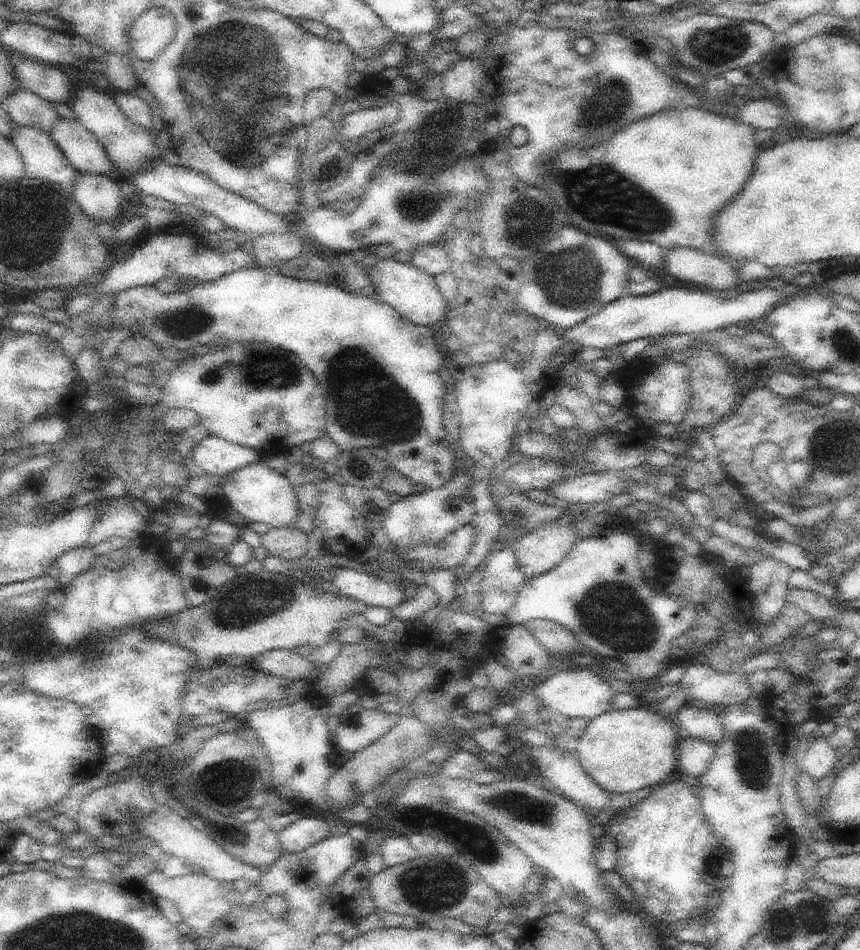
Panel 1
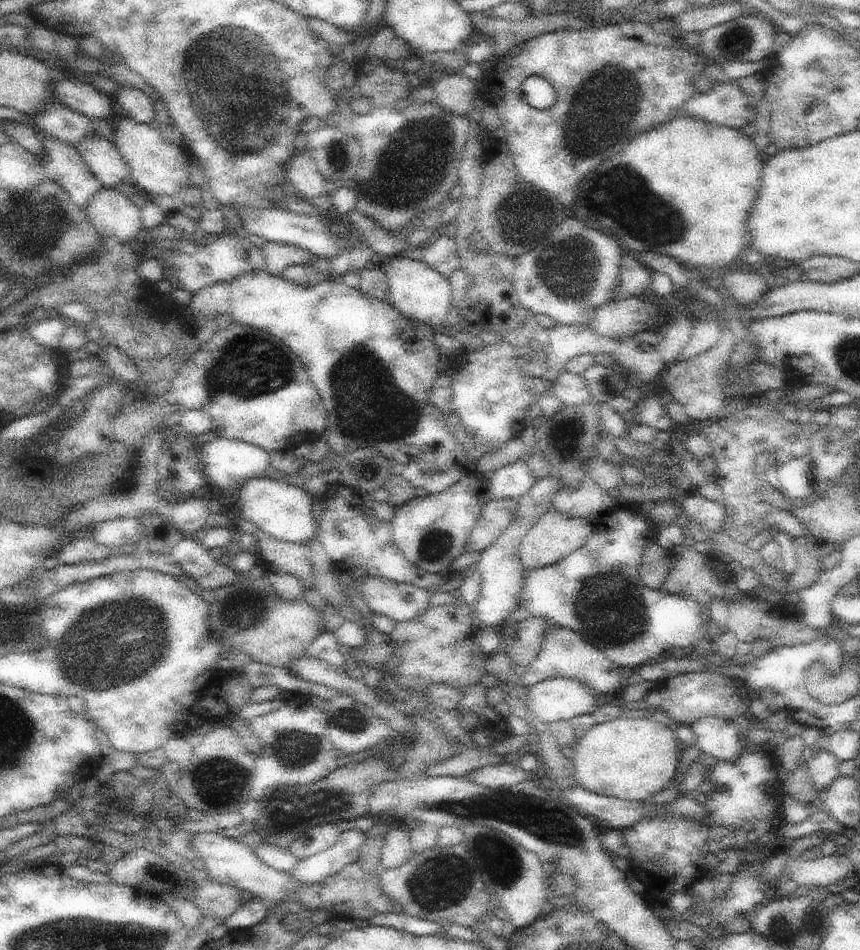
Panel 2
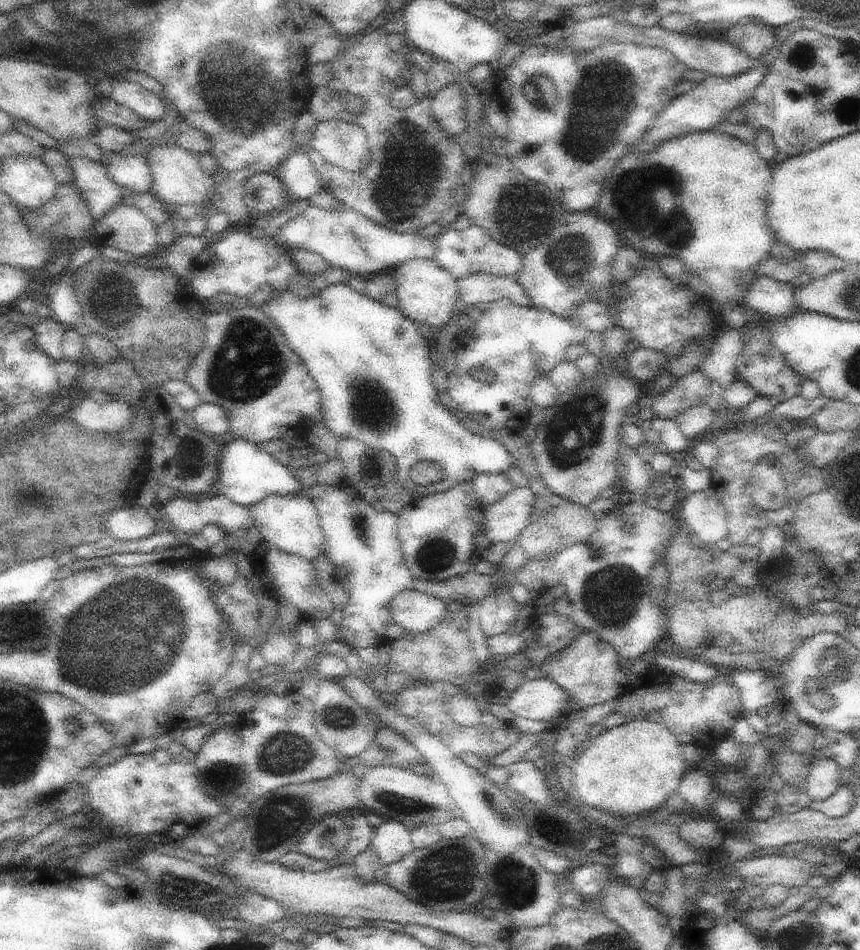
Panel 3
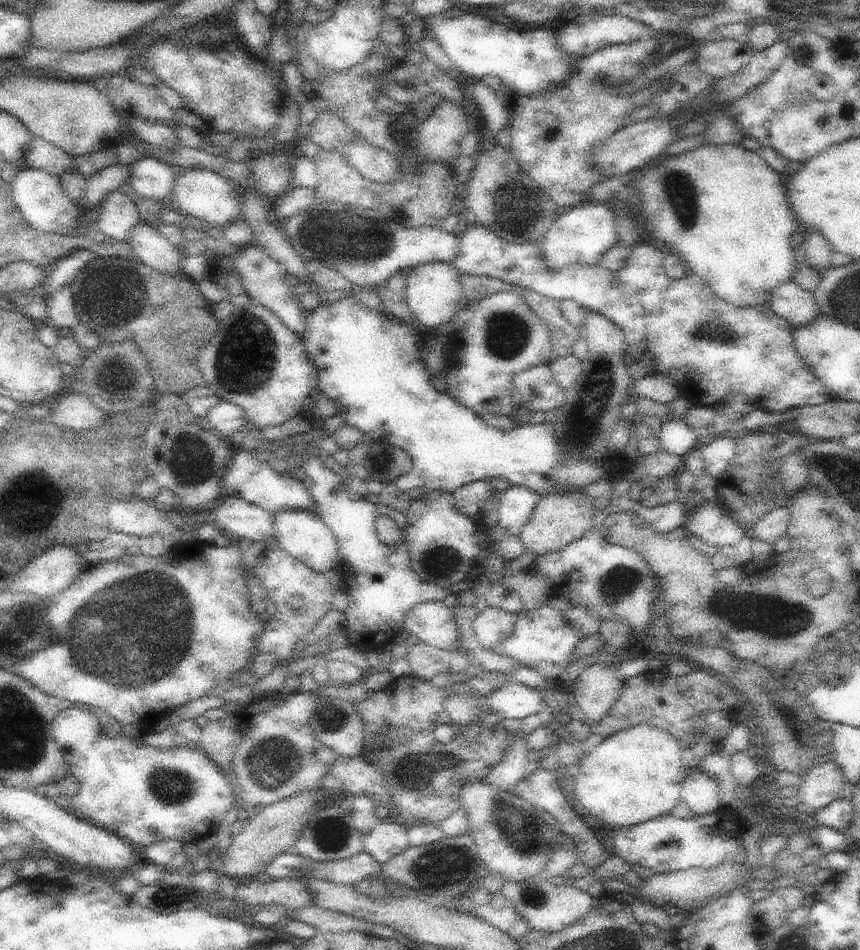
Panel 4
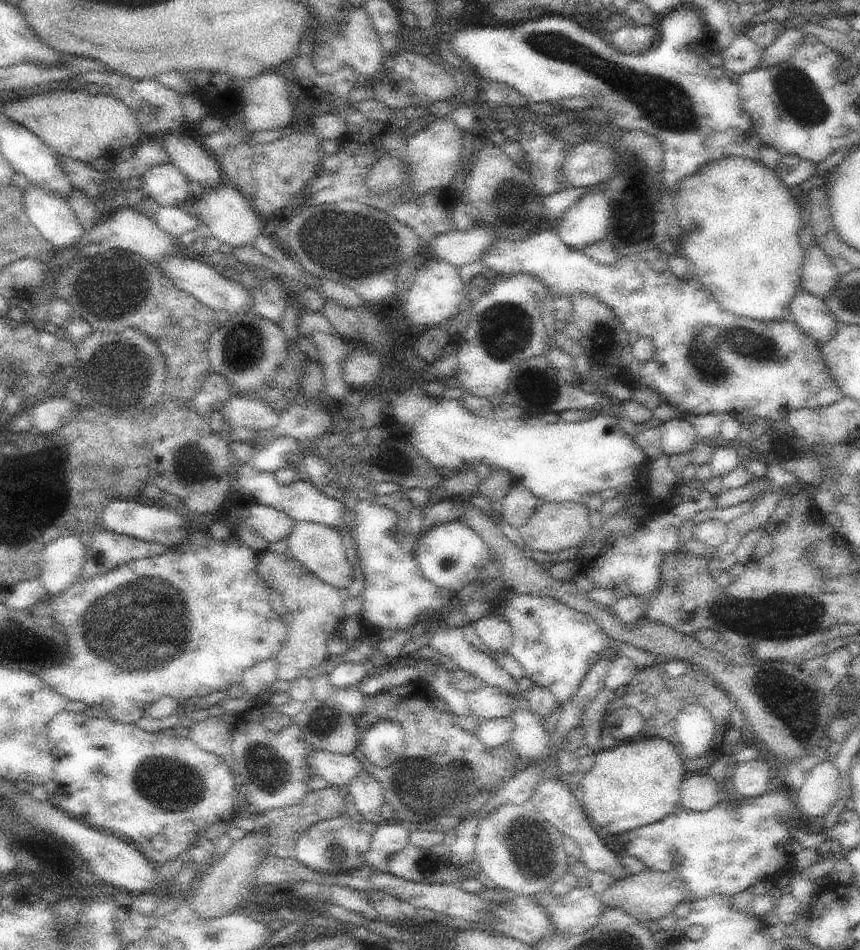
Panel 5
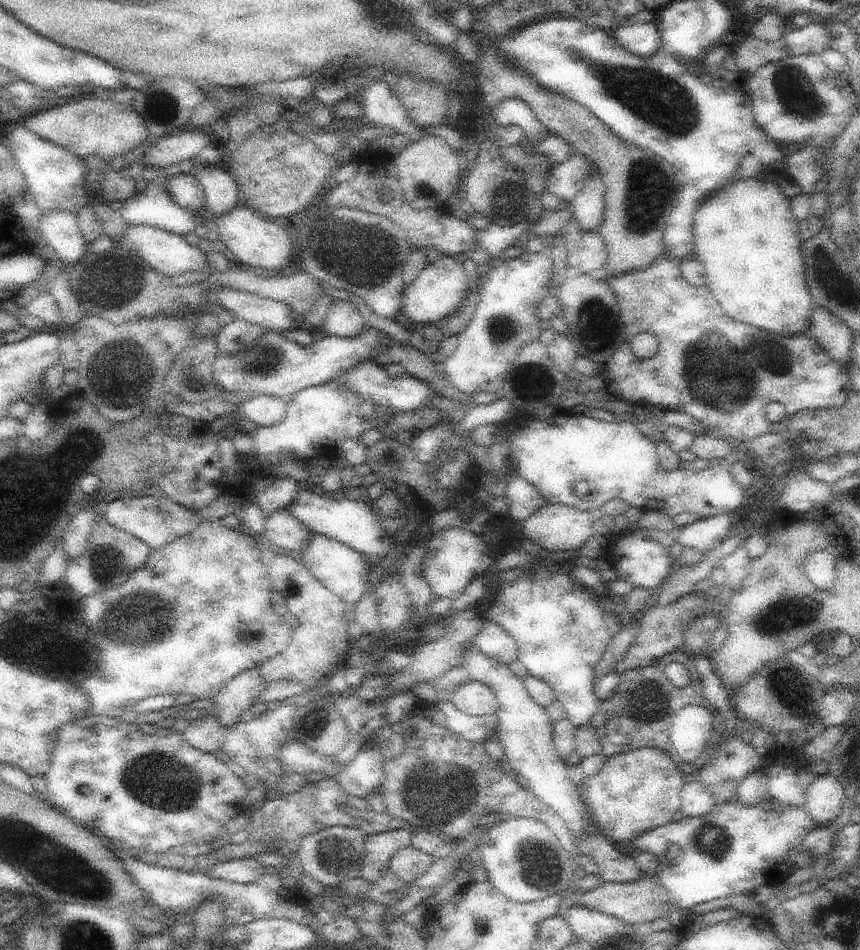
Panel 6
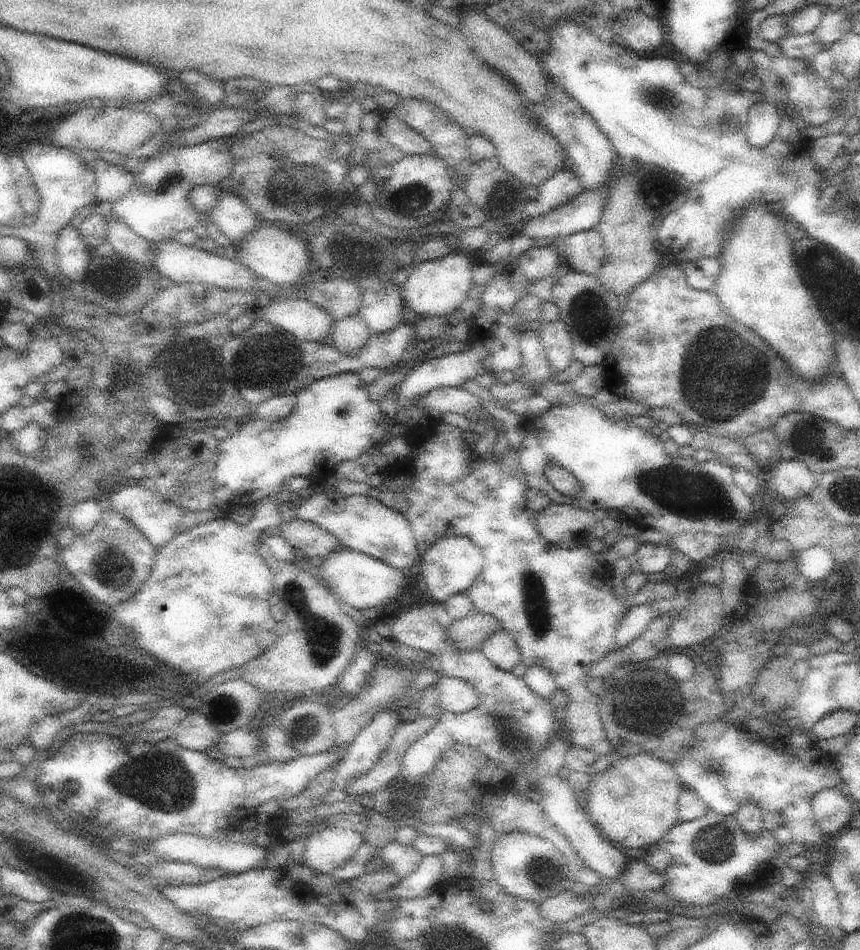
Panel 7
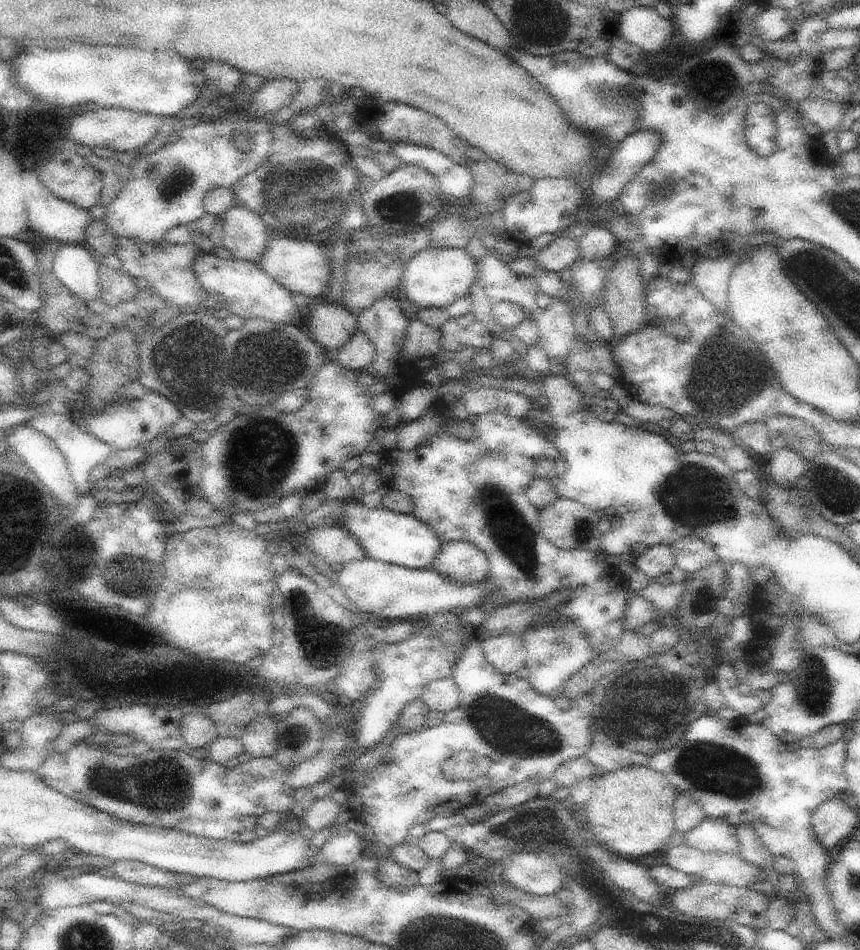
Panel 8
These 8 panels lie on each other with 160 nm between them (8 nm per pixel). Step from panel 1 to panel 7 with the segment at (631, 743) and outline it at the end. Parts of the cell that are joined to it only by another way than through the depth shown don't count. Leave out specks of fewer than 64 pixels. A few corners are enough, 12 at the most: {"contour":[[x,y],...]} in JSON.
{"contour":[[614,757],[586,810],[610,841],[650,848],[679,820],[670,761]]}

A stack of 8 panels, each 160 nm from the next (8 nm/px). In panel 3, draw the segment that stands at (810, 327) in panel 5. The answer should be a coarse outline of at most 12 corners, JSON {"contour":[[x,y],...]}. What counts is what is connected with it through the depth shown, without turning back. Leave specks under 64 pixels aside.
{"contour":[[756,278],[743,307],[774,318],[798,312],[792,283]]}

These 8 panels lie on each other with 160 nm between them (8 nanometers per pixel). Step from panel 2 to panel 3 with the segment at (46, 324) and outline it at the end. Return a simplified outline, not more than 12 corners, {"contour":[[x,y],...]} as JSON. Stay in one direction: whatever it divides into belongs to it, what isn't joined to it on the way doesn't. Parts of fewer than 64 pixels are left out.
{"contour":[[54,316],[32,327],[37,345],[56,362],[63,351],[64,324]]}

